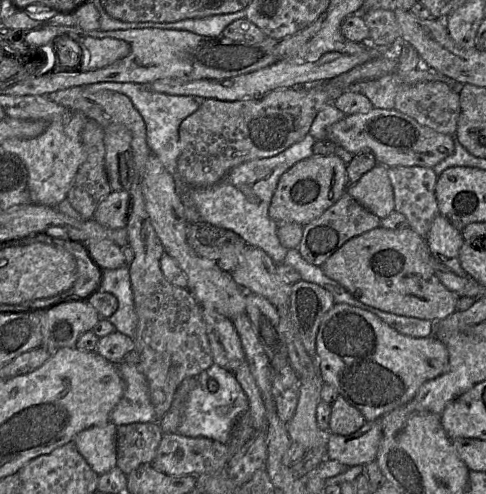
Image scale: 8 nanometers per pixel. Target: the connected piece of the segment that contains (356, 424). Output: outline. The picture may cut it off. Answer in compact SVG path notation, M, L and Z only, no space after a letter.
M339 394L332 404L328 432L348 436L358 431L365 423L367 422L363 414Z

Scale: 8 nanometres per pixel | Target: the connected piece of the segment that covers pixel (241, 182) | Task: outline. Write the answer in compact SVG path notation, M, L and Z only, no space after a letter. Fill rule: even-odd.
M308 133L302 140L294 143L275 156L243 162L229 170L227 174L215 184L189 189L188 197L194 203L203 222L235 232L247 245L260 248L266 252L276 264L284 263L292 266L299 272L301 280L318 284L328 290L332 294L335 303L348 304L369 311L403 335L414 338L433 336L434 322L387 313L363 304L338 282L326 276L320 266L308 263L301 256L298 248L288 250L281 245L277 236L279 225L271 219L268 214L273 193L275 192L282 174L299 161L313 155L313 145L316 141L317 140Z

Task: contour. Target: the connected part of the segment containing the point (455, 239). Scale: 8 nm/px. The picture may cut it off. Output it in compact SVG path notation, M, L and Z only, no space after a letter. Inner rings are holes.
M438 214L426 236L434 258L458 276L467 276L459 261L459 251L465 242L461 232L442 214Z

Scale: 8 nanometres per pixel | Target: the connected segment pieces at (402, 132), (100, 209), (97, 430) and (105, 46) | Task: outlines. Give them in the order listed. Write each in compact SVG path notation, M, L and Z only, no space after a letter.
M373 108L366 113L346 115L327 128L327 139L352 154L372 153L386 167L424 166L433 168L454 152L453 135L443 134L419 124L396 109Z
M112 190L97 206L93 219L108 228L125 228L128 221L129 211L129 191Z
M108 422L79 432L73 443L90 467L98 474L104 474L117 466L117 426Z
M80 34L78 40L80 71L104 68L124 58L129 52L129 44L121 39L100 39Z

